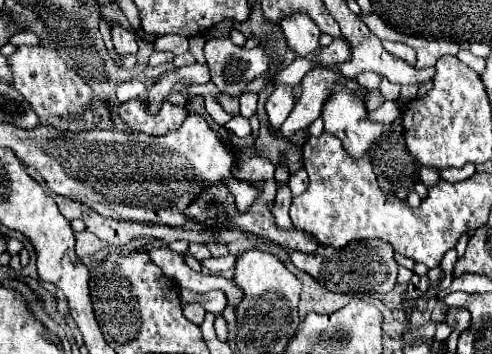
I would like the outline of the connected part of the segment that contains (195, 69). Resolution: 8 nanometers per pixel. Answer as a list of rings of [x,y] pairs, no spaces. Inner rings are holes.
[[[188,65],[188,67],[180,67],[168,73],[162,73],[158,77],[158,81],[154,83],[152,89],[148,89],[144,93],[144,97],[140,97],[146,105],[148,105],[148,113],[158,113],[160,105],[176,91],[182,91],[188,85],[196,85],[196,83],[208,83],[210,81],[210,71],[208,65]]]

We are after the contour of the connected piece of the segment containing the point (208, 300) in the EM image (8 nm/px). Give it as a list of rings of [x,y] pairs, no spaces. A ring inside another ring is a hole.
[[[180,289],[180,301],[182,305],[188,305],[188,303],[200,303],[206,313],[214,313],[214,315],[220,315],[228,303],[226,295],[222,291],[208,291],[208,293],[192,293],[188,289]]]

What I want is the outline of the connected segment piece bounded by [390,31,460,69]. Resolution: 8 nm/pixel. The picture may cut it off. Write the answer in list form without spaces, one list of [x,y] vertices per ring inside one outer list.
[[[394,31],[390,35],[392,41],[402,41],[410,47],[414,47],[417,53],[417,62],[415,67],[417,69],[427,68],[436,64],[436,61],[442,55],[457,55],[460,51],[458,43],[452,41],[442,41],[442,39],[422,39],[422,37],[414,37],[414,35],[404,35]]]

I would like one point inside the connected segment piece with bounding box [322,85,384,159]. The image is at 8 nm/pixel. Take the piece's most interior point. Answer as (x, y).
(344, 115)

